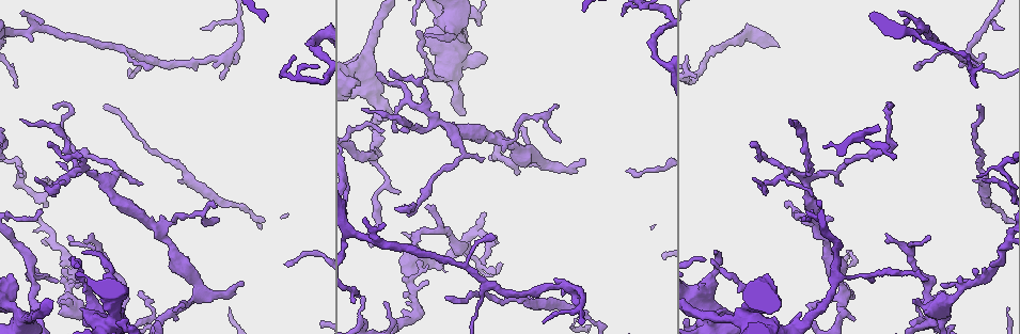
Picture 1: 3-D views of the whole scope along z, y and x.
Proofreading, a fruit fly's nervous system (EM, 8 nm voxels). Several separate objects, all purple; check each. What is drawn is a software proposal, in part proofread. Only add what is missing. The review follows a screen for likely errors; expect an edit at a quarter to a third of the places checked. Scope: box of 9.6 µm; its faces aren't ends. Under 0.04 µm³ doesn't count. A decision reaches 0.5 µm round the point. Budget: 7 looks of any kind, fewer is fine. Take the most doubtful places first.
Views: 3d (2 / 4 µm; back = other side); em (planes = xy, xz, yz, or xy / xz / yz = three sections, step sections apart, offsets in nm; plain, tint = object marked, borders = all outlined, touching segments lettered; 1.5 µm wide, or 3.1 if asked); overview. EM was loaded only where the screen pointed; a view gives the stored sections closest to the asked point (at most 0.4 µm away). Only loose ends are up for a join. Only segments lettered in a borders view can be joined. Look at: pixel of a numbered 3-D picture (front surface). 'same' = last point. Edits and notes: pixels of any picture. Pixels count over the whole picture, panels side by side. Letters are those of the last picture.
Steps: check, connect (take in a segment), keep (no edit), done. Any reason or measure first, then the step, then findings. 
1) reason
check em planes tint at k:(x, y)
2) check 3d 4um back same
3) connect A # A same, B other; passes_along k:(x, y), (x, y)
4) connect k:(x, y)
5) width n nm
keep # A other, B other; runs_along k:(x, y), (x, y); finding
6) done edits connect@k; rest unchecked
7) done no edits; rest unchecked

an open end
check em planes borders at 1:(585, 159)

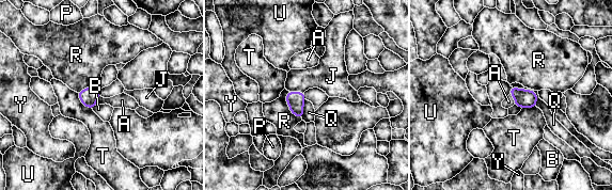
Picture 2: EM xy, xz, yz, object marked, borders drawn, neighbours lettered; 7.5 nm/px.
connect J # A other, B other, J same, P other, Q other, R other, T other, U other, Y other; passes_along 2:(296, 100), (297, 92), (326, 76); the neuron continues

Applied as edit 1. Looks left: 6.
an open end
check 3d 2um at 1:(447, 298)

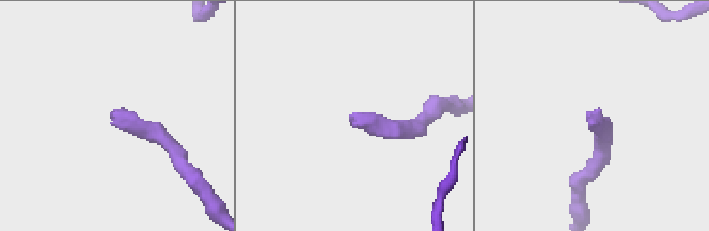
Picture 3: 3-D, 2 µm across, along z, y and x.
shape alone is not enough
check em planes borders at 3:(112, 111)

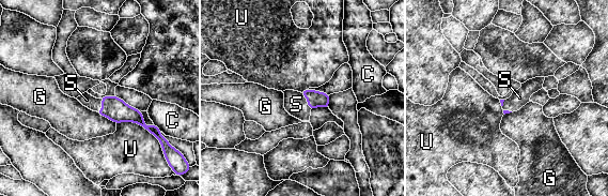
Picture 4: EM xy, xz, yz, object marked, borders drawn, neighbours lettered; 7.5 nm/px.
connect S # C other, G other, S same, U other; it goes on there

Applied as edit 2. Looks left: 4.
done edits connect@2, connect@4; rest unchecked

